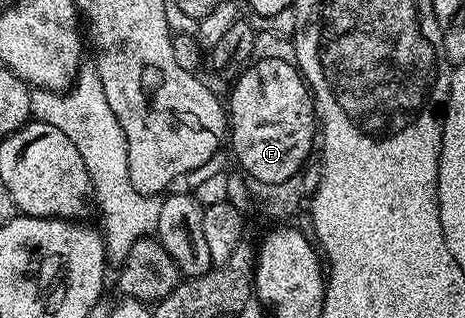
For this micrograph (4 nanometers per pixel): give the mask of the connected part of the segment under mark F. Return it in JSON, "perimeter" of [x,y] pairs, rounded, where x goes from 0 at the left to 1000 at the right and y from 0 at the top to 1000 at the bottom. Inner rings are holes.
{"perimeter":[[[606,182],[542,189],[514,230],[495,277],[492,478],[499,494],[505,487],[508,519],[516,531],[538,528],[548,553],[559,553],[566,566],[600,569],[609,566],[611,553],[624,553],[626,541],[634,538],[637,516],[656,516],[660,487],[673,469],[669,437],[675,428],[680,437],[682,428],[682,355],[669,280],[641,211]]]}

